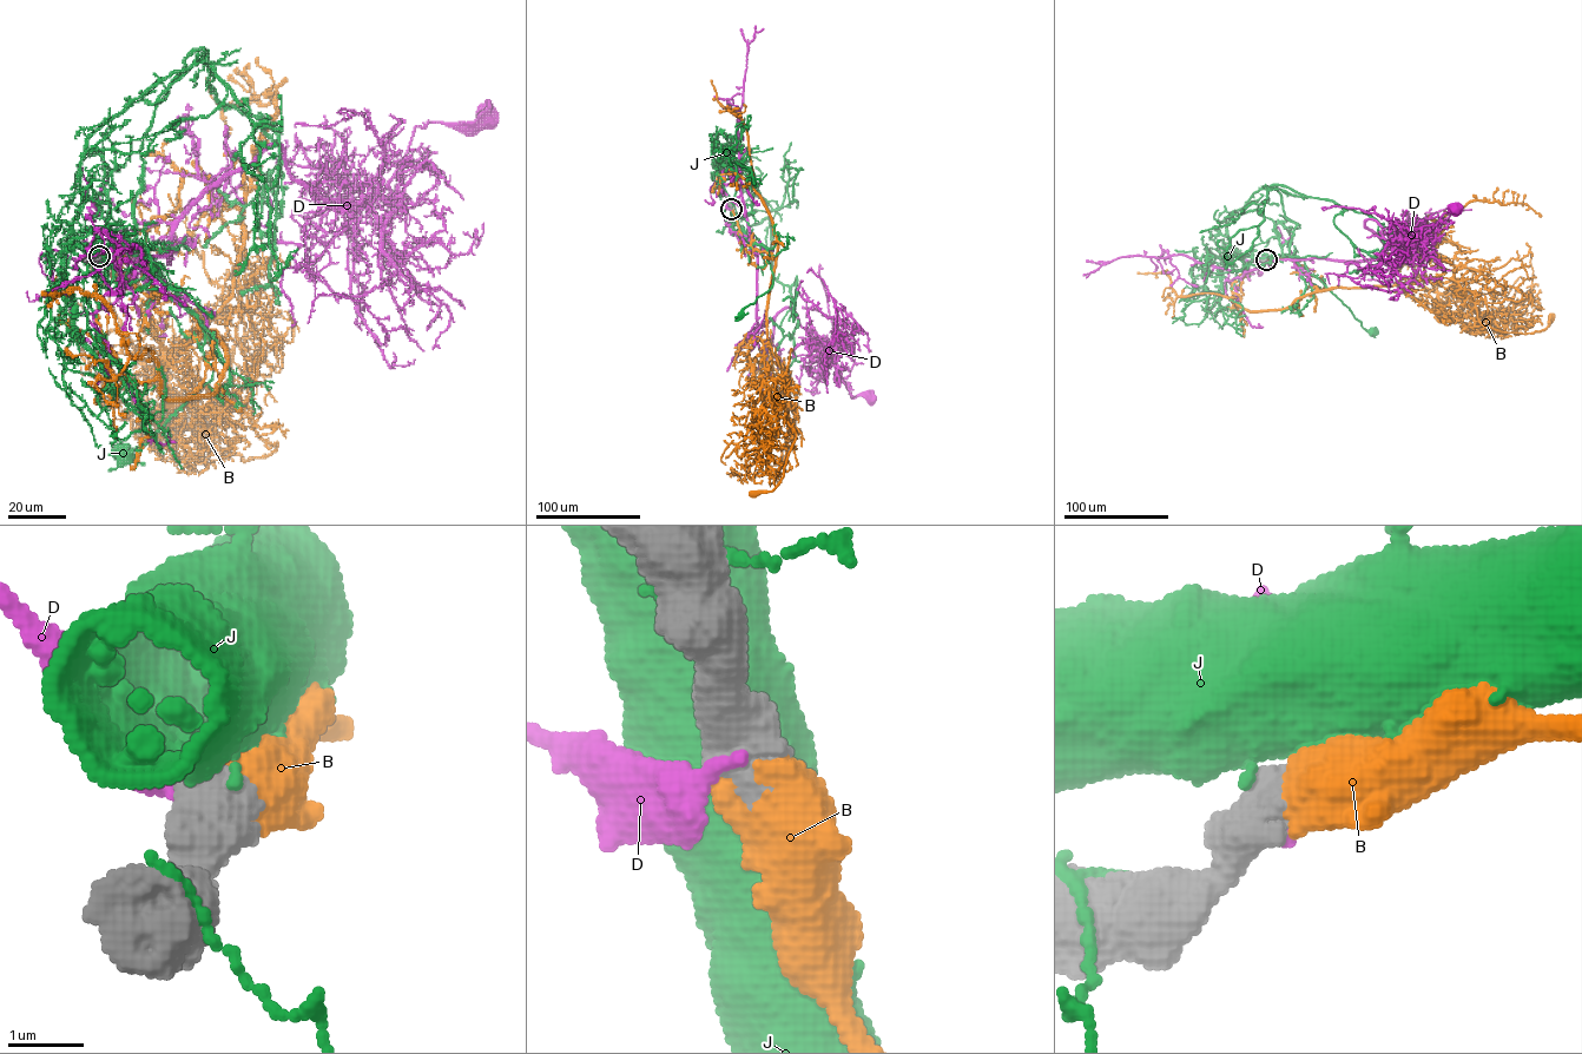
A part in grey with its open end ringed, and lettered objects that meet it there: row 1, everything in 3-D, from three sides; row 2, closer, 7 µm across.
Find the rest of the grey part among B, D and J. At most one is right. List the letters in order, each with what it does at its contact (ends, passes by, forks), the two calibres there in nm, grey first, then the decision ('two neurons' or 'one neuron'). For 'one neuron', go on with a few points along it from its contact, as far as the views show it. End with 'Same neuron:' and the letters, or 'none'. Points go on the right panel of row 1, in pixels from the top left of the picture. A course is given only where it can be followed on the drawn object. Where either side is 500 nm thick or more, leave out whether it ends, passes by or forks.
B: 800/950 nm | one neuron | via (1266, 259), (1294, 261), (1319, 290), (1457, 282), (1474, 303), (1480, 322), (1501, 331), (1544, 330), (1550, 317)
D: 850/360 nm | two neurons
J: 750/750 nm | two neurons
Same neuron: B

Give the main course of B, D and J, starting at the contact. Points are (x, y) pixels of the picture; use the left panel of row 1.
B: (100, 256), (219, 340), (200, 334), (198, 311), (235, 327), (276, 447), (243, 459), (160, 415)
D: (98, 257), (169, 259), (176, 221), (269, 146), (314, 197), (367, 201), (416, 126), (485, 114)
J: (99, 255), (111, 249), (142, 252), (177, 292), (202, 308), (215, 353), (210, 380), (126, 454)

